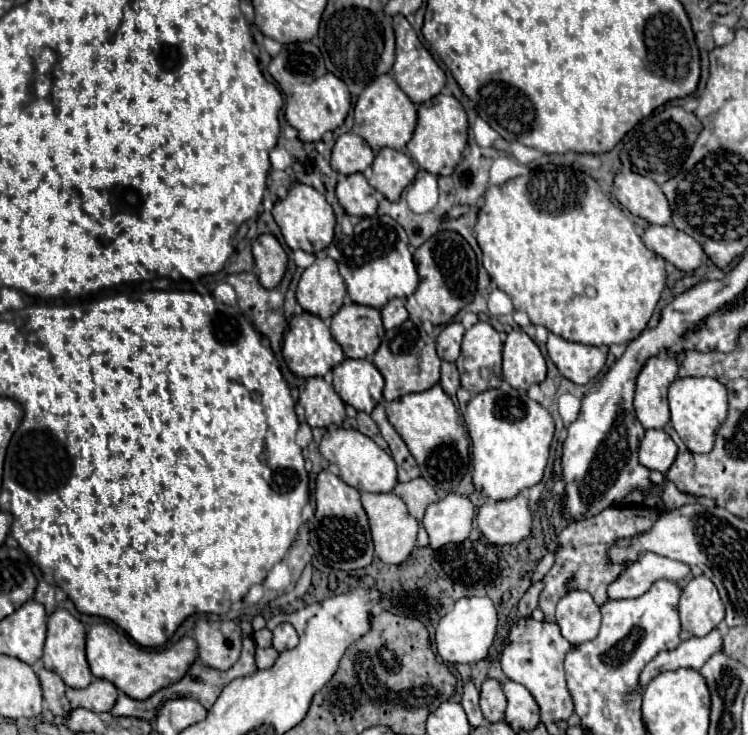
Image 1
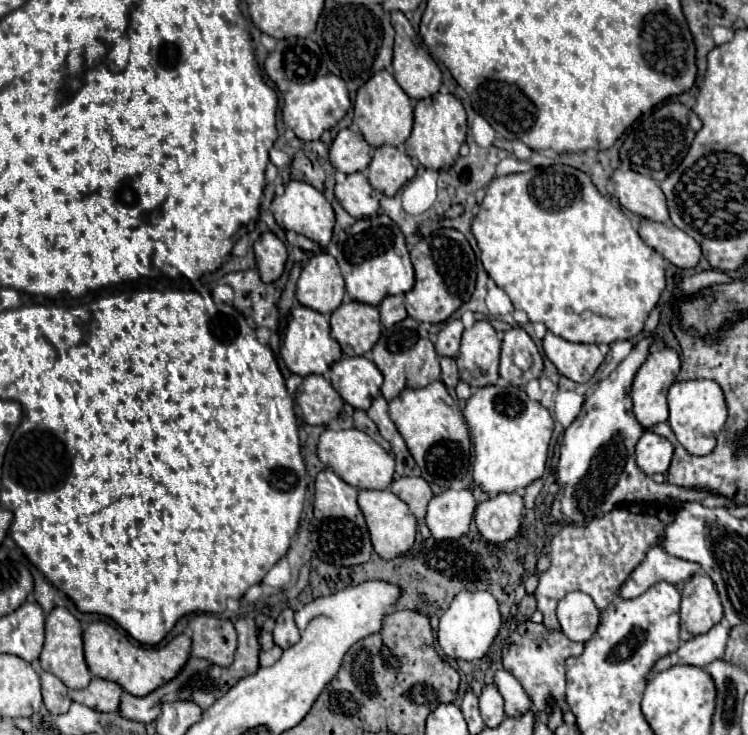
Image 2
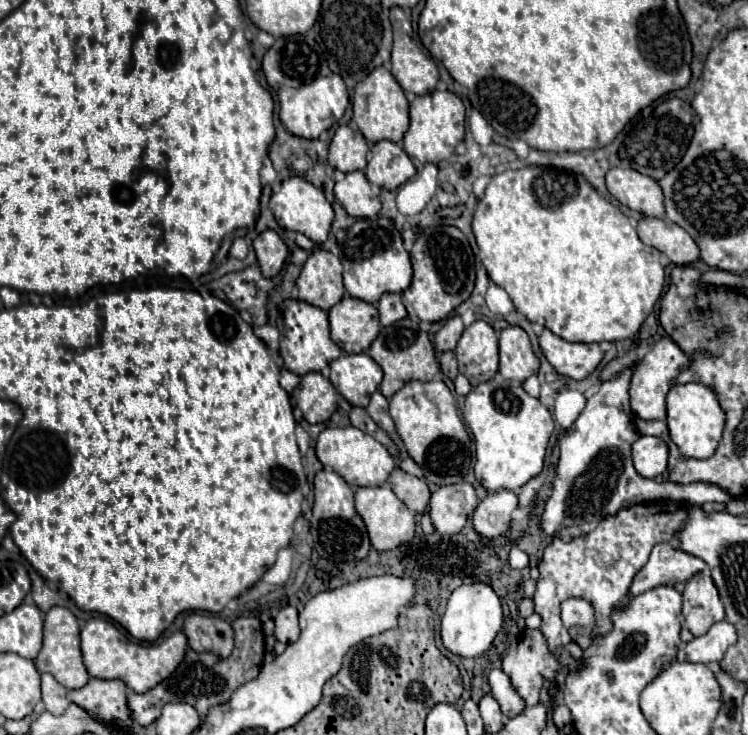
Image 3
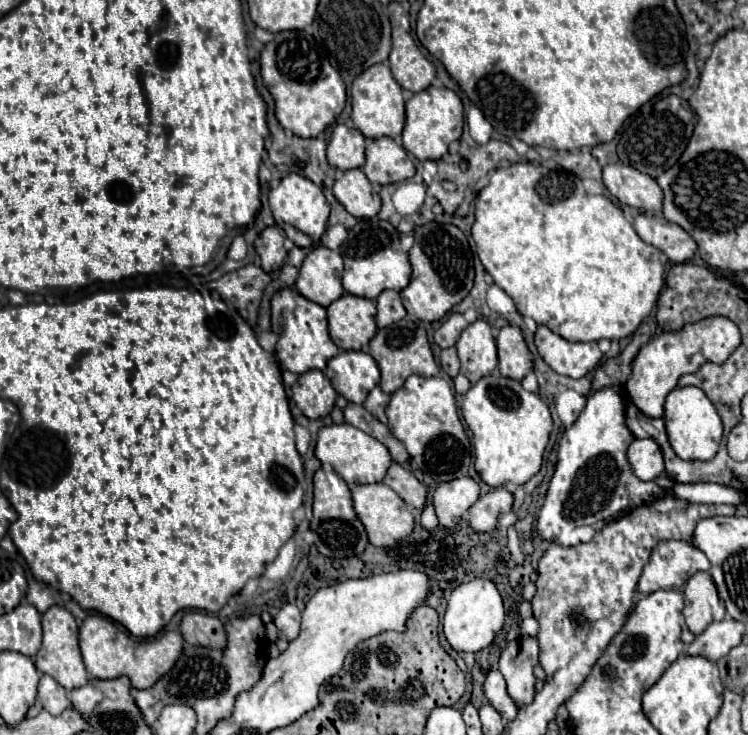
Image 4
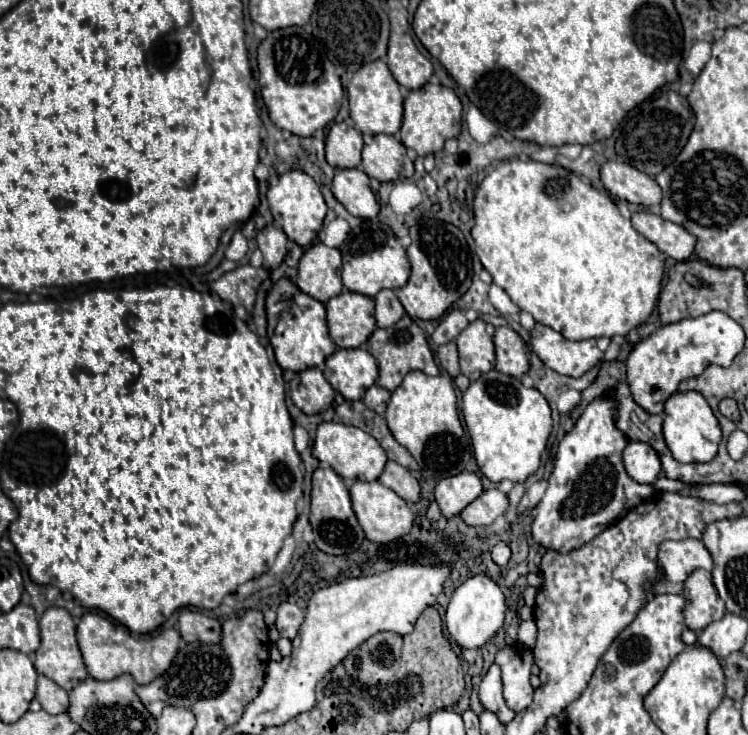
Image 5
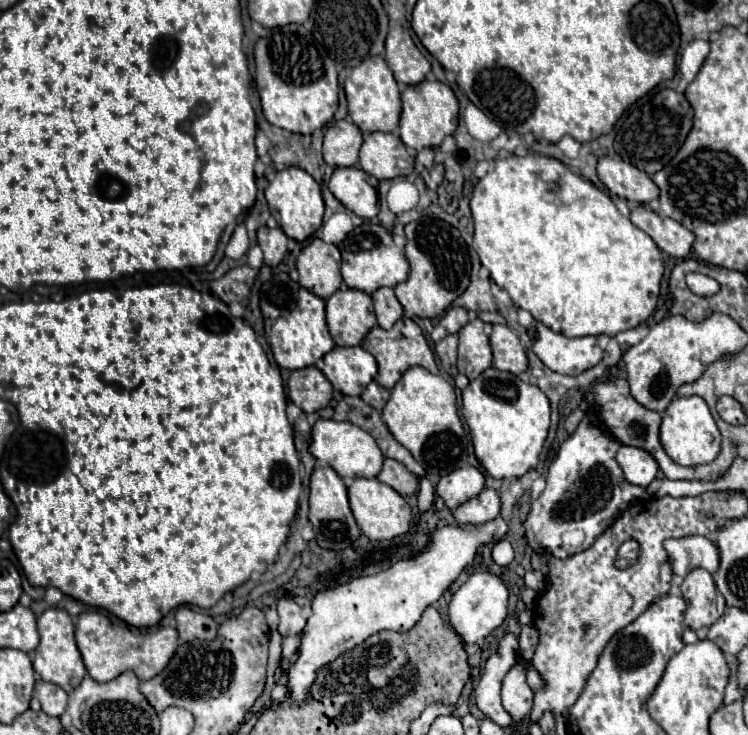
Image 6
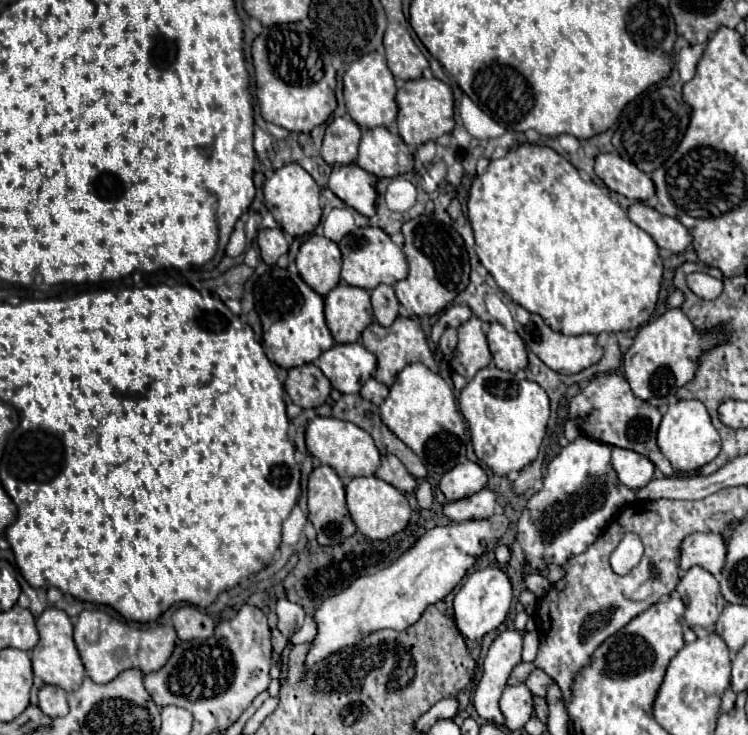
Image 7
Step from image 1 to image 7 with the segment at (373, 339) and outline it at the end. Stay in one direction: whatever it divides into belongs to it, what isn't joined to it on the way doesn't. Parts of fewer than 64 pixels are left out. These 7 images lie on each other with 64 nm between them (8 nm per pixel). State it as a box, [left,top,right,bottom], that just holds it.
[324,284,372,344]

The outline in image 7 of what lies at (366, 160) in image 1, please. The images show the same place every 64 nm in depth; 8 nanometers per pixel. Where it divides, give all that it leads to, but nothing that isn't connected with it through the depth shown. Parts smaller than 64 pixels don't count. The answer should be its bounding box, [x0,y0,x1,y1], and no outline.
[322,118,360,164]

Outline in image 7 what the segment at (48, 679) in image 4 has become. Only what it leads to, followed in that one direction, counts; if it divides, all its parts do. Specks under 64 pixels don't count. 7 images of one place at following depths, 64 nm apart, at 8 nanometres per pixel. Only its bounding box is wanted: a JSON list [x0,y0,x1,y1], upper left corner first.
[38,686,68,716]

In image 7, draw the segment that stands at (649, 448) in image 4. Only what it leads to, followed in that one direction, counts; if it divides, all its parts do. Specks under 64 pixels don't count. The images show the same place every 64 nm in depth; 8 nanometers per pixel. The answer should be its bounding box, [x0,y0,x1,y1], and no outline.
[610,448,654,490]

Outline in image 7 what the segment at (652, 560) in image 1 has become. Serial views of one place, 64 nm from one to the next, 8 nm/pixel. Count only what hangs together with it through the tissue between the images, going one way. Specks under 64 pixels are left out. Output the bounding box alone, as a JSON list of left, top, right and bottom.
[680,532,726,578]

